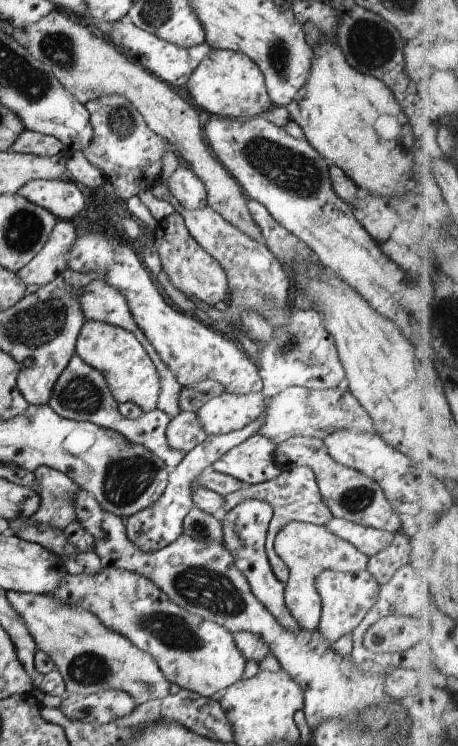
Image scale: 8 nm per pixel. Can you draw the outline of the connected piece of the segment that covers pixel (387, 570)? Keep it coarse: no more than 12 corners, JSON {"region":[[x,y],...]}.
{"region":[[398,531],[369,557],[366,570],[382,586],[409,564],[410,537]]}

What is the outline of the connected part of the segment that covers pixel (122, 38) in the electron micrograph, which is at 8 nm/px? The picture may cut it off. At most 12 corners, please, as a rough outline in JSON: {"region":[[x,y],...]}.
{"region":[[130,20],[107,37],[119,51],[176,90],[213,49],[187,49]]}

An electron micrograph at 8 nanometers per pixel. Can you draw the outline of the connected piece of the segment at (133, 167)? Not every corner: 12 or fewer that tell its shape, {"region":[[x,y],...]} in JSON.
{"region":[[126,97],[85,105],[82,152],[126,201],[156,186],[166,140]]}

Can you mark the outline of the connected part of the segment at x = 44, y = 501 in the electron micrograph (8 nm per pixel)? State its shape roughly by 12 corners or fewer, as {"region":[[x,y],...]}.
{"region":[[49,466],[34,473],[41,503],[29,522],[63,530],[80,488]]}

